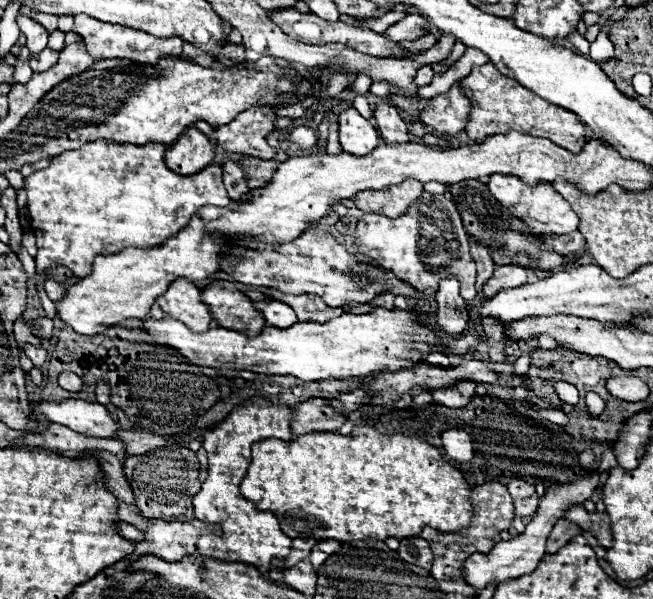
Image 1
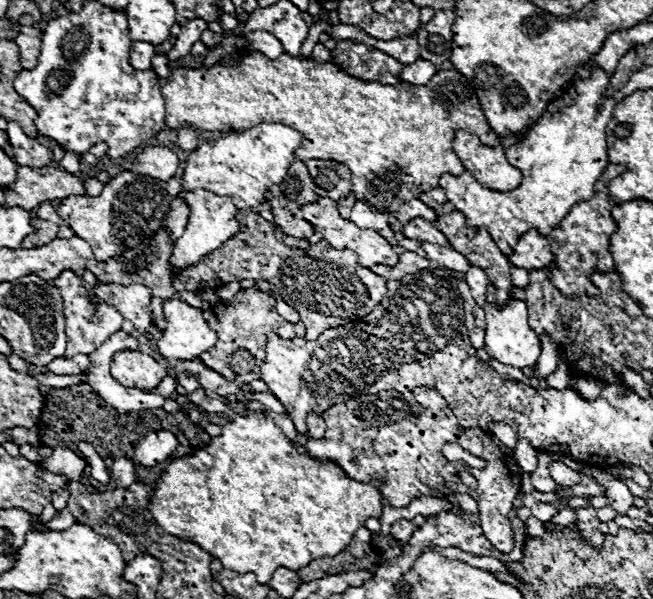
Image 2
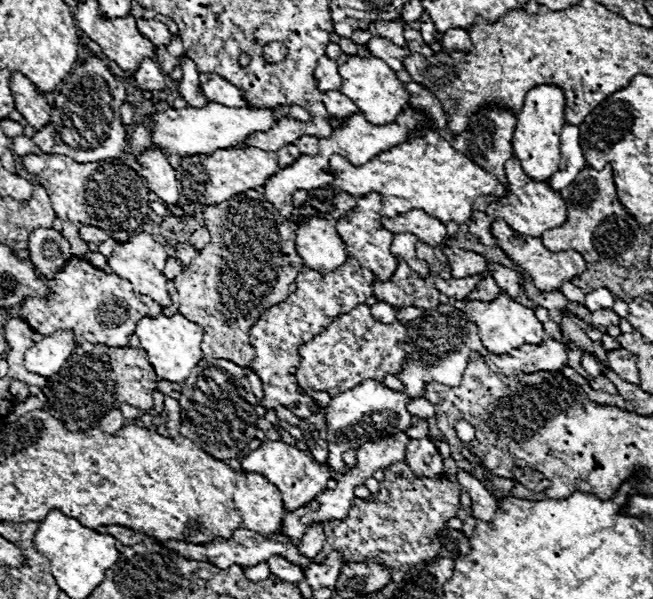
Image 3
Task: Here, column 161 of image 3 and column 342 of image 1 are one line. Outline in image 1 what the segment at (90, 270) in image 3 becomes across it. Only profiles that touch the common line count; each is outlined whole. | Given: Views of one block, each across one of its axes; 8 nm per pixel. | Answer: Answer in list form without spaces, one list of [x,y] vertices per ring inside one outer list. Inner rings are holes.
[[[266,288],[266,294],[270,298],[276,298],[276,300],[282,300],[282,302],[290,304],[300,320],[324,322],[324,320],[330,320],[332,316],[342,316],[344,314],[342,306],[340,308],[330,308],[316,294],[308,294],[308,292],[302,292],[302,294],[282,294],[282,292],[272,290],[272,288]]]

